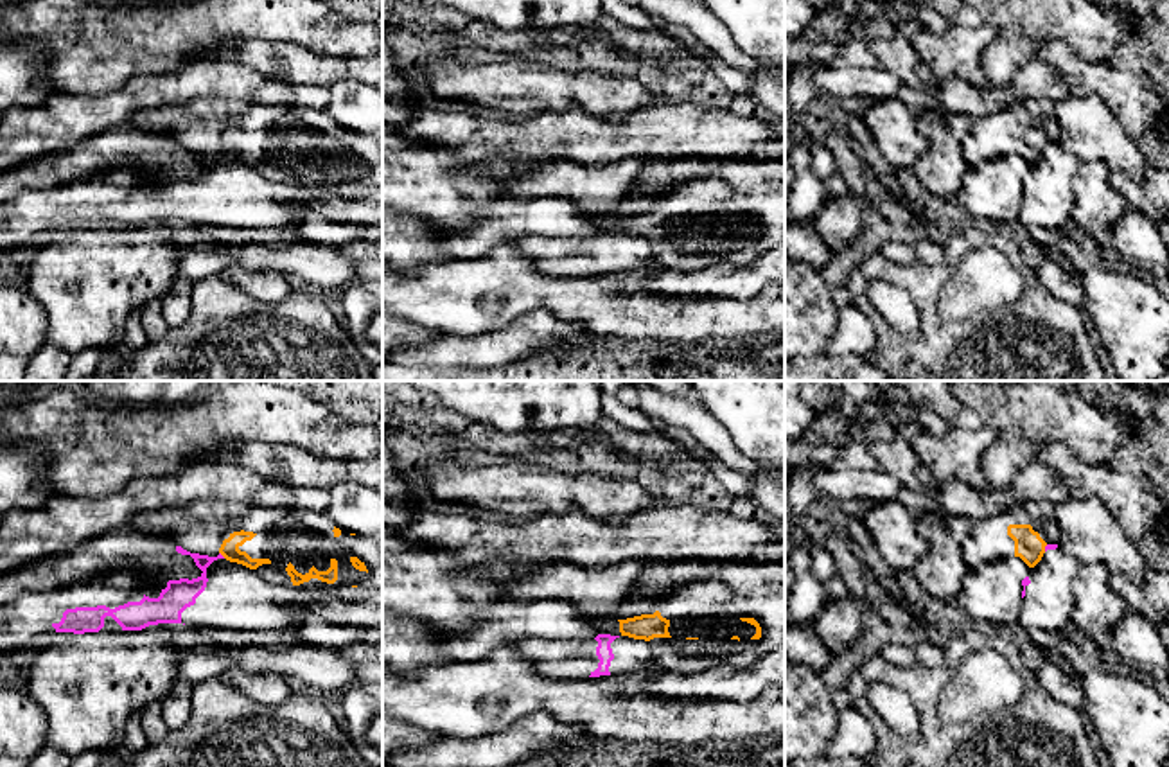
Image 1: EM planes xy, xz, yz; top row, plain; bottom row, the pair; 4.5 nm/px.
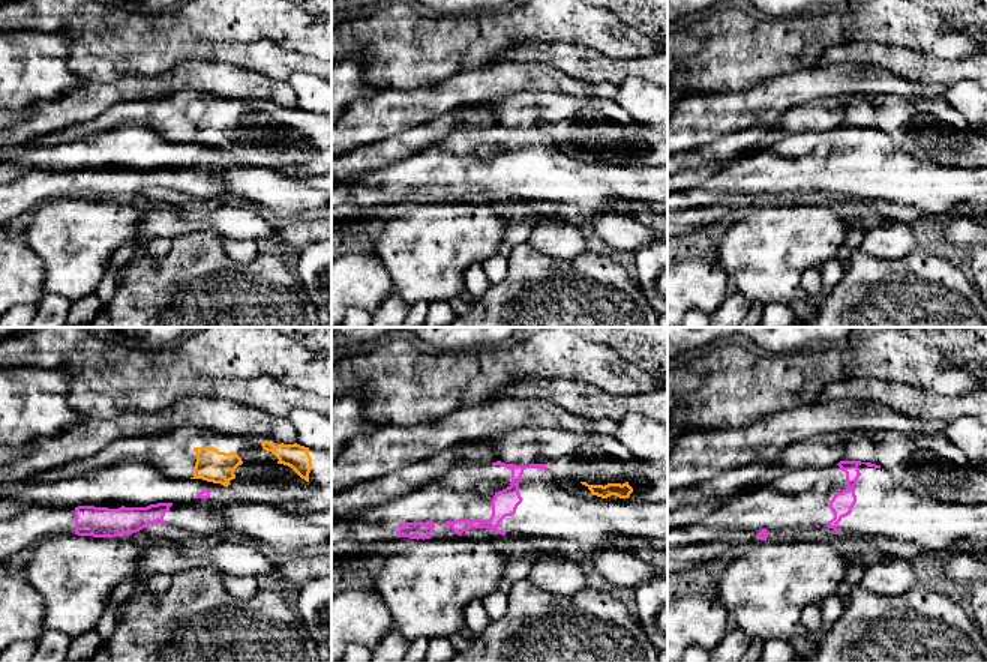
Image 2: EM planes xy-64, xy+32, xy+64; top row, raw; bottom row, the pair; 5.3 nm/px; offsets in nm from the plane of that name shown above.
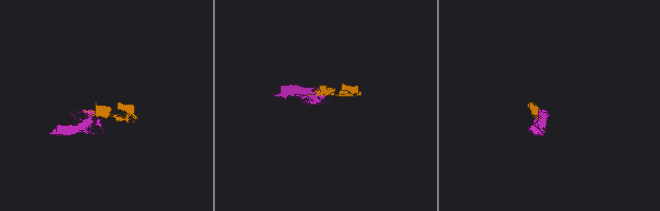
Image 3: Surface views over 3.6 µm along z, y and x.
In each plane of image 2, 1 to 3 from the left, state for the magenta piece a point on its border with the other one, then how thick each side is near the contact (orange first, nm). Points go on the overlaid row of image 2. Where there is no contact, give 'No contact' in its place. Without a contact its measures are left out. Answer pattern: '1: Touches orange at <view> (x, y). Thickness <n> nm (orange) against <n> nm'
1: No contact
2: No contact
3: No contact

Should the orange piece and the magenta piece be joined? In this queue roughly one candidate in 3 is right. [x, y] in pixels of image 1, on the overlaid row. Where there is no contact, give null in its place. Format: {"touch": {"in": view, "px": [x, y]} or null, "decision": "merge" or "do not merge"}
{"touch": {"in": "xy", "px": [223, 555]}, "decision": "do not merge"}

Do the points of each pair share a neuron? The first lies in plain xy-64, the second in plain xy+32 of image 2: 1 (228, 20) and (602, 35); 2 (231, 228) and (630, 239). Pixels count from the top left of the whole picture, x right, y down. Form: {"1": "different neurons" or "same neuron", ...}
{"1": "same neuron", "2": "same neuron"}

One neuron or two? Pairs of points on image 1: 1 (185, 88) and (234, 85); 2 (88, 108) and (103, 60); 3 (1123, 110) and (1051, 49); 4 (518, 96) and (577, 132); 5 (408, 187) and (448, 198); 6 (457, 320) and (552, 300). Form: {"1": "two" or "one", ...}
{"1": "one", "2": "two", "3": "one", "4": "two", "5": "one", "6": "one"}

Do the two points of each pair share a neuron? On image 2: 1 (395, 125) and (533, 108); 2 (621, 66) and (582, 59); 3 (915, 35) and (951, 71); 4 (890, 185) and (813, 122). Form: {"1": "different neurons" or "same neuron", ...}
{"1": "different neurons", "2": "same neuron", "3": "different neurons", "4": "different neurons"}

